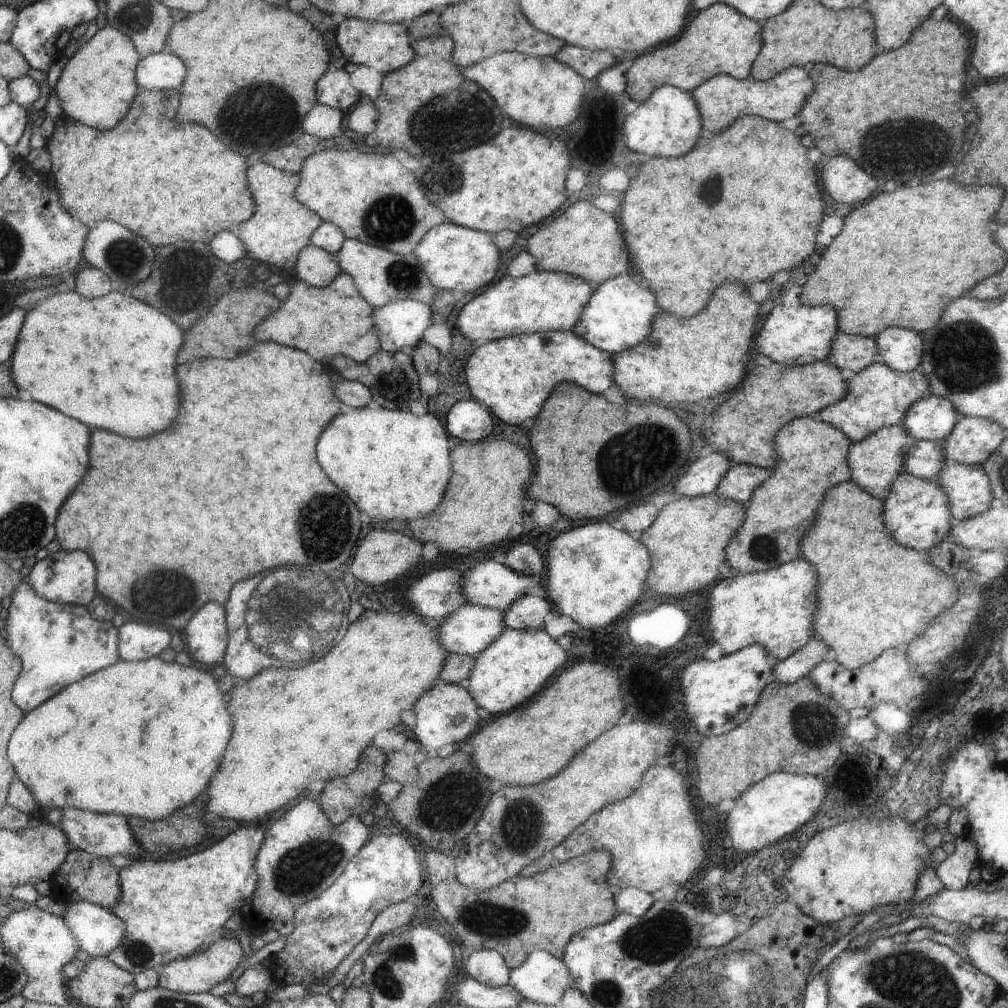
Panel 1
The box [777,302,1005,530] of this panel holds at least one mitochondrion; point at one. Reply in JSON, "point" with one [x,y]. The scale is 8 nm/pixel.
{"point":[954,355]}

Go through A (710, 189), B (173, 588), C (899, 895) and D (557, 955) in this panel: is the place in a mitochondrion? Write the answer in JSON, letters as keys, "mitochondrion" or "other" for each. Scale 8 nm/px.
{"A":"mitochondrion","B":"mitochondrion","C":"other","D":"other"}

